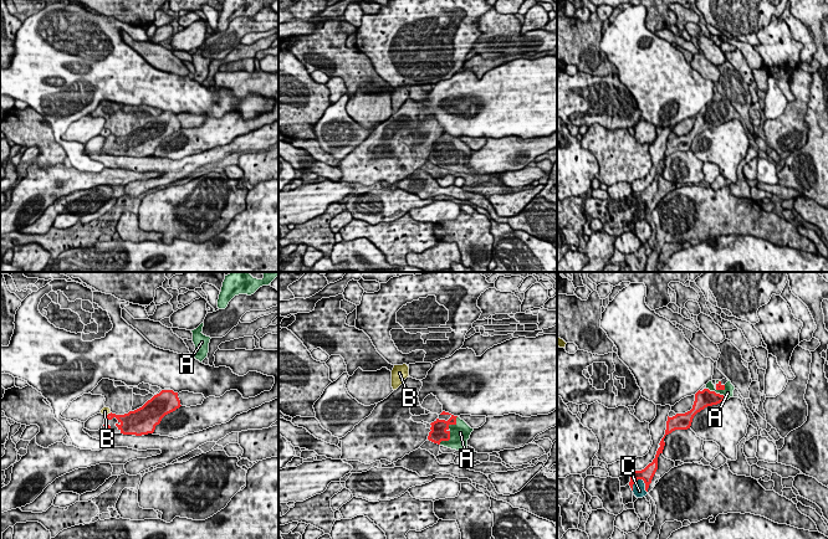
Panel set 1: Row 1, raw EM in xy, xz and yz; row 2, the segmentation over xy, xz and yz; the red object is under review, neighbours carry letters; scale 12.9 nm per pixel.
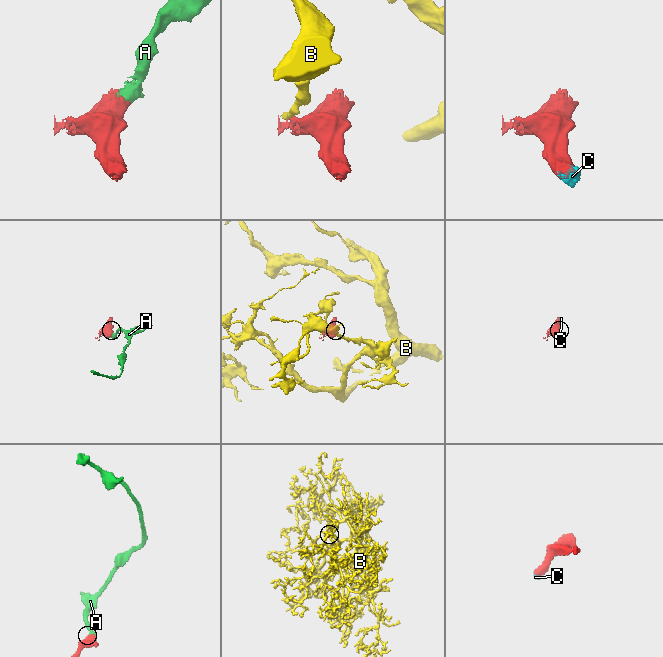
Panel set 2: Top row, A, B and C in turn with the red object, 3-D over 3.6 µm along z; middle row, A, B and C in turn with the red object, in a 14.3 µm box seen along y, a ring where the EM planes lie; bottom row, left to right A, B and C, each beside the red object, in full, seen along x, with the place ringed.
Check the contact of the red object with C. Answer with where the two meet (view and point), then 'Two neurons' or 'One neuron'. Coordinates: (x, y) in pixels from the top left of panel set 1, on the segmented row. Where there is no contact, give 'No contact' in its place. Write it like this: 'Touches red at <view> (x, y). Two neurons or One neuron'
Touches red at yz (643, 480). One neuron

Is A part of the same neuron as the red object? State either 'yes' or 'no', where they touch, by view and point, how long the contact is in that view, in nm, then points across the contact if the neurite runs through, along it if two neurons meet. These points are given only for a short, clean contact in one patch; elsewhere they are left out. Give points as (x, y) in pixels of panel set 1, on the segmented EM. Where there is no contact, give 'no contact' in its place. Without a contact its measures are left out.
yes; meets red in yz at (715, 393); contact 300 nm long

